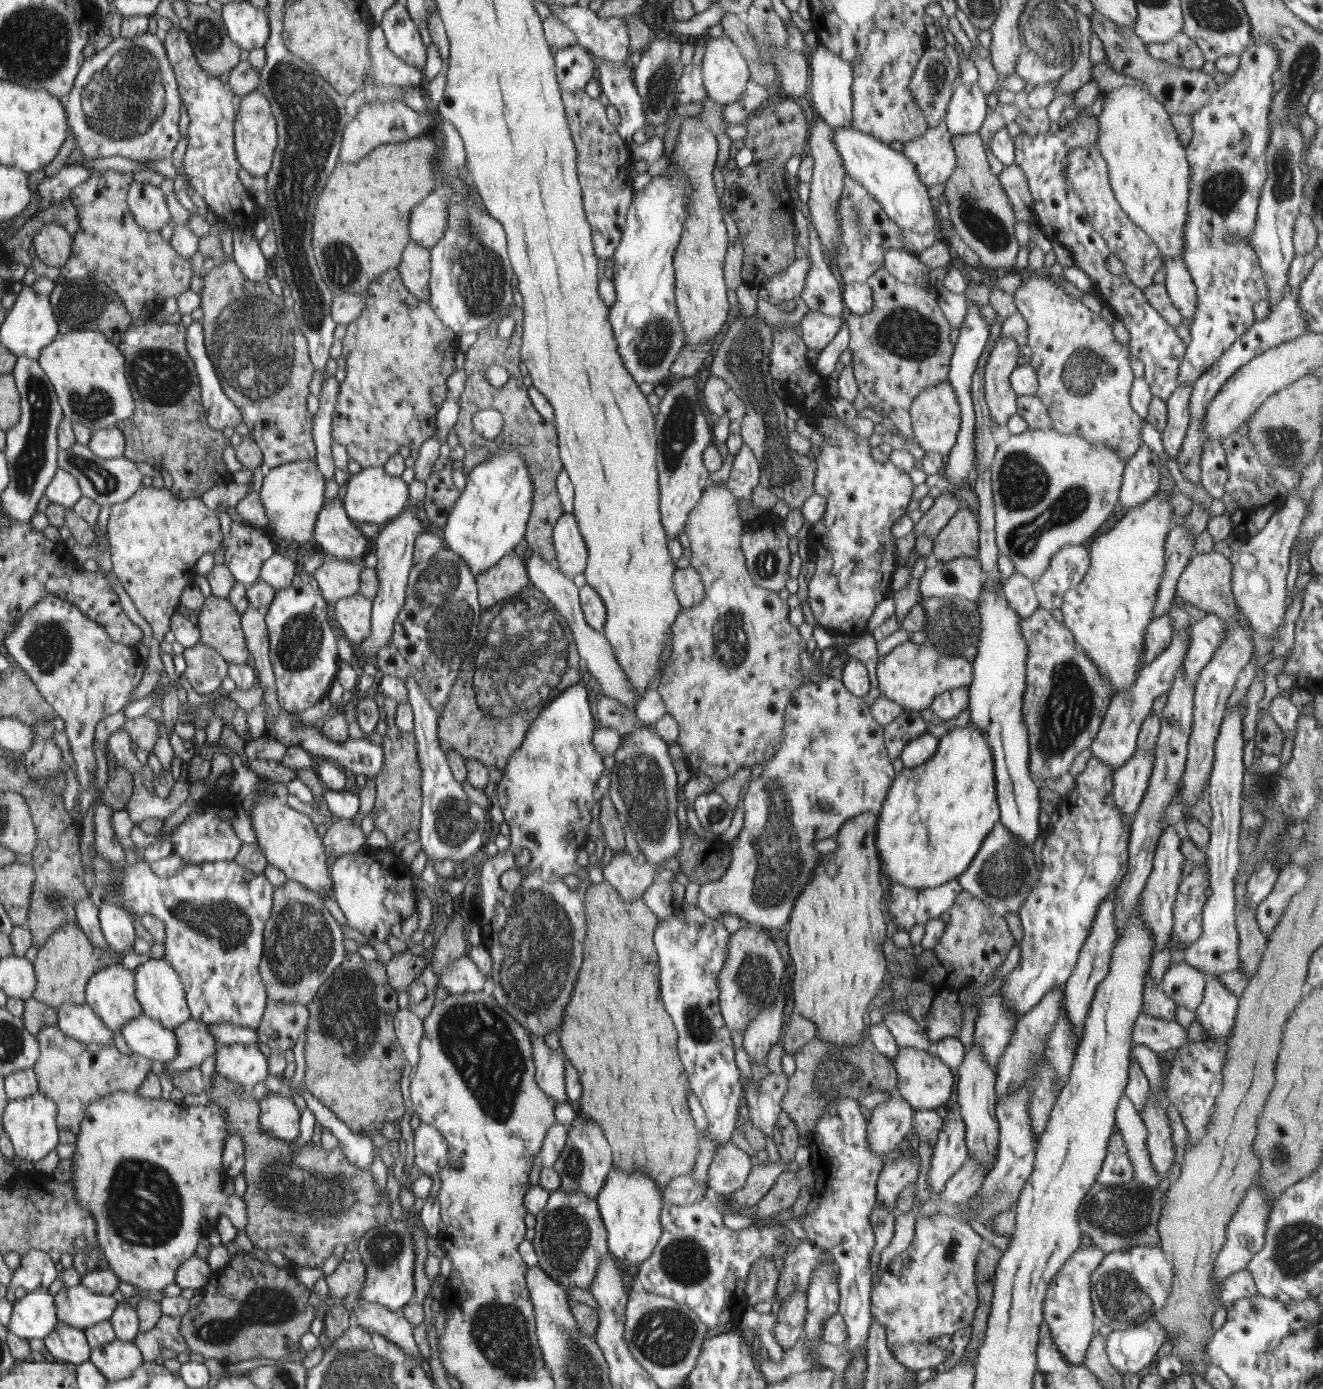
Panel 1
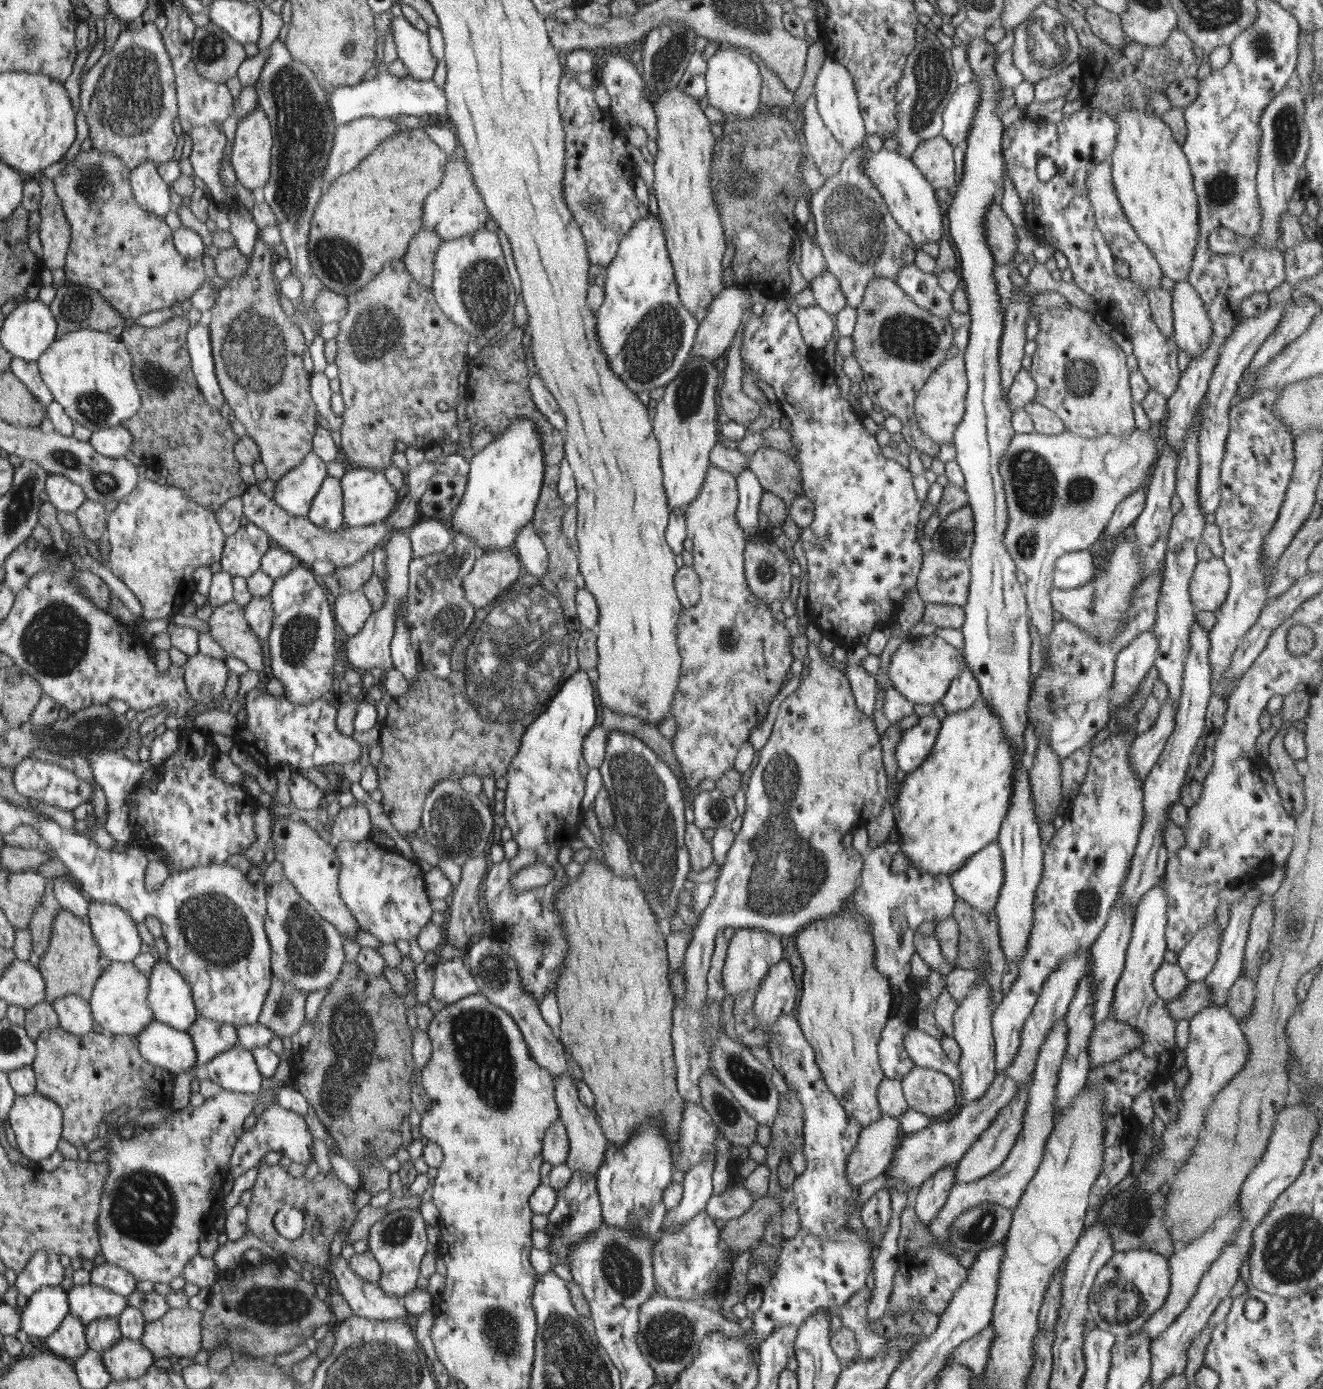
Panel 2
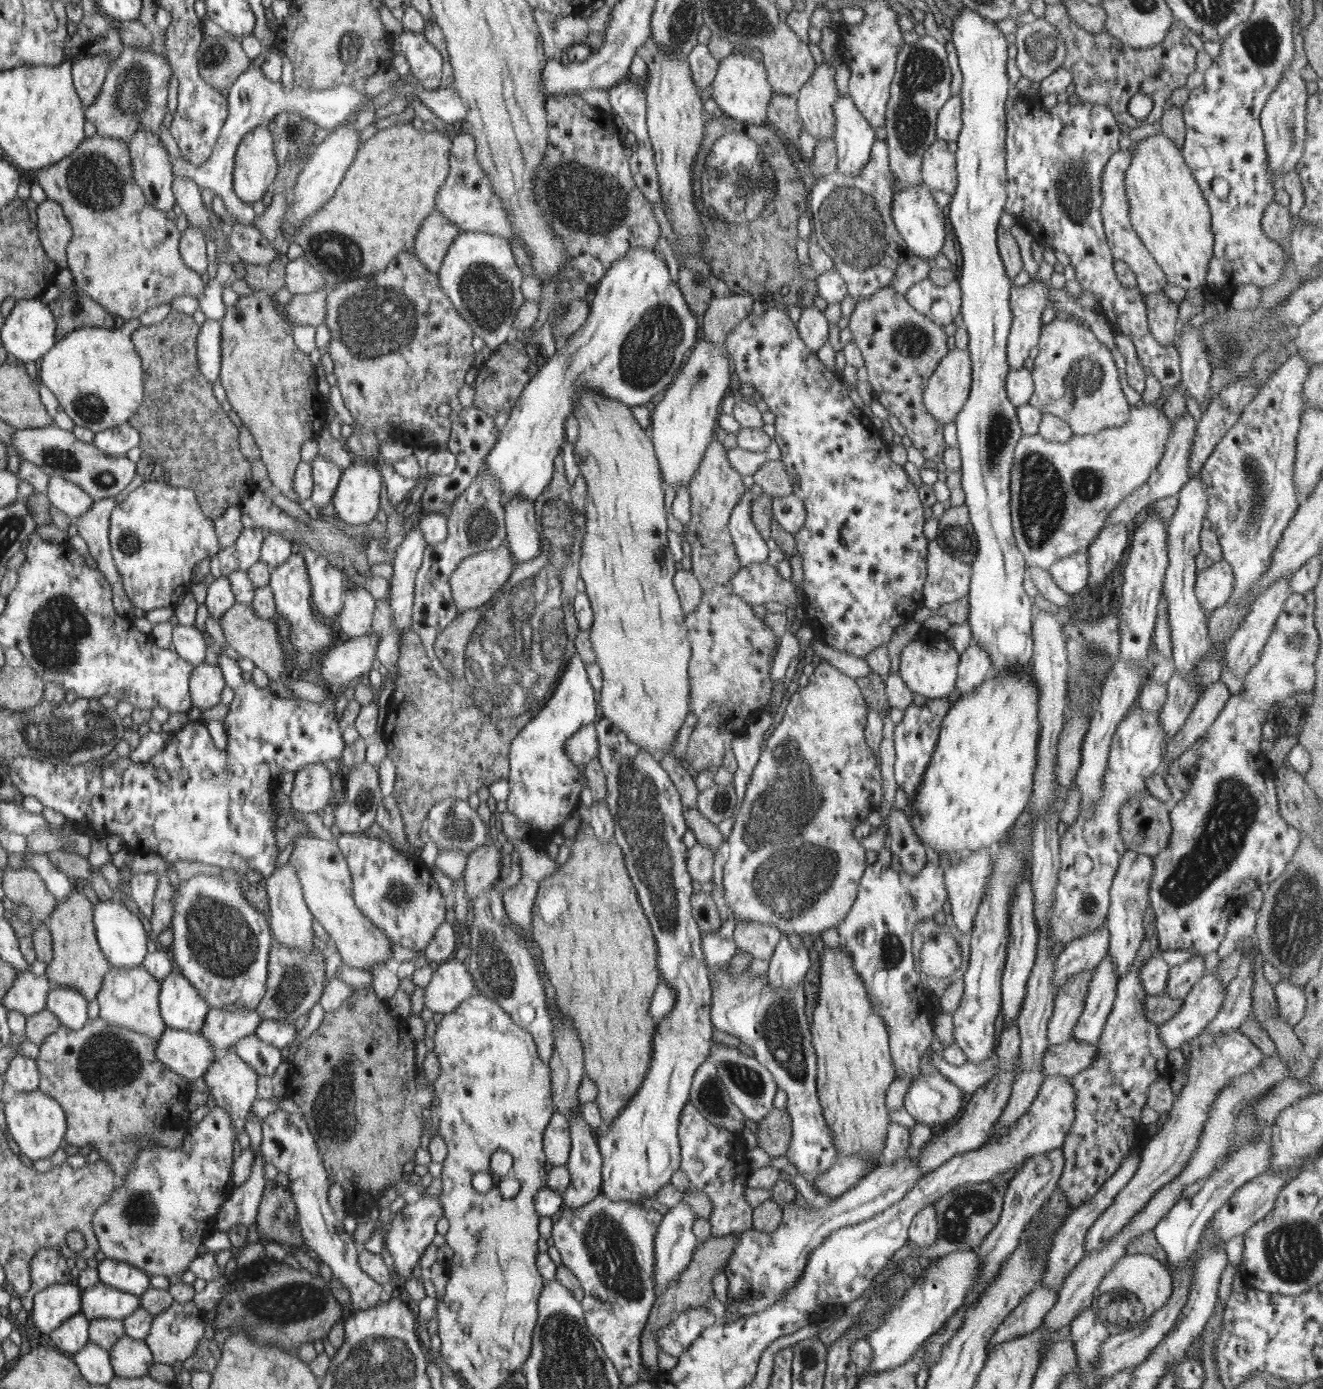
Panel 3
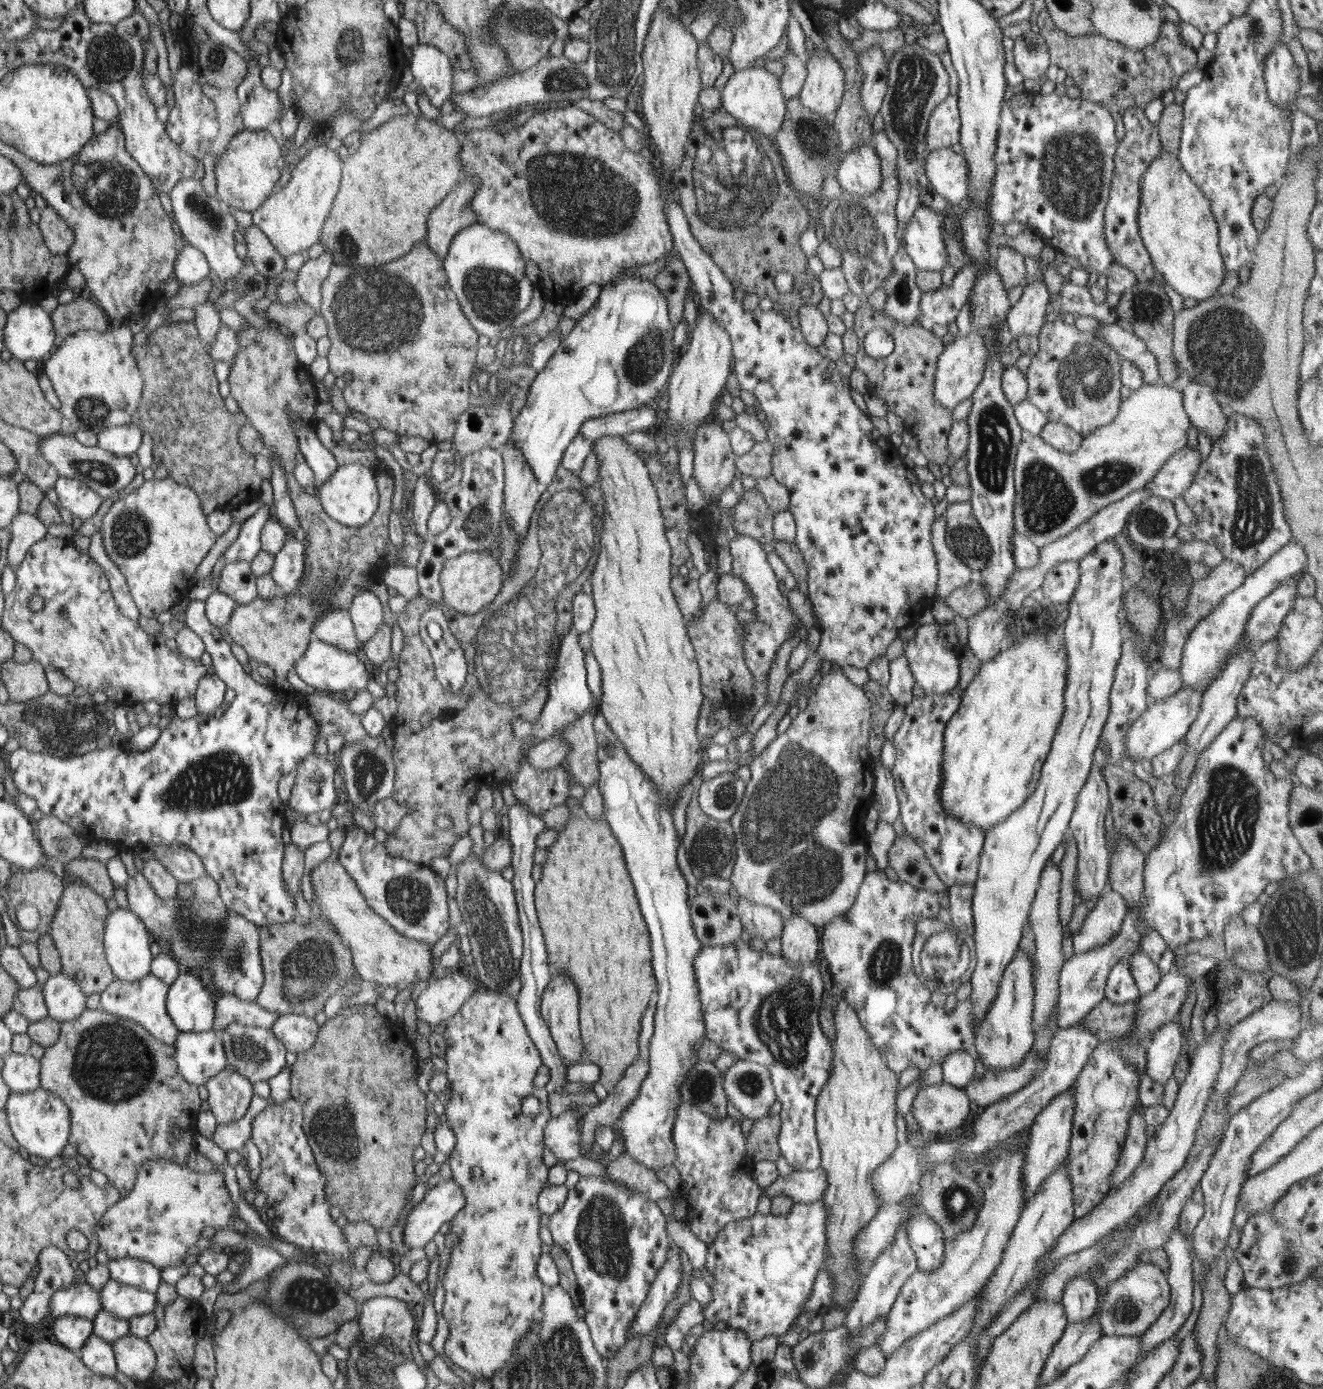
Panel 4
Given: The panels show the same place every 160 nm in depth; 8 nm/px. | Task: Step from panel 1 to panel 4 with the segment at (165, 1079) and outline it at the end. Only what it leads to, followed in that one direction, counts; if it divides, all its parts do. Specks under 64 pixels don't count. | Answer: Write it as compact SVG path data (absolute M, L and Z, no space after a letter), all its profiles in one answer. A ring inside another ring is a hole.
M235 994L222 995L216 1007L213 1030L220 1033L233 1022L239 1022L247 1027L270 1029L278 1017L277 1012L270 1012L262 1008L257 1001L244 1000Z

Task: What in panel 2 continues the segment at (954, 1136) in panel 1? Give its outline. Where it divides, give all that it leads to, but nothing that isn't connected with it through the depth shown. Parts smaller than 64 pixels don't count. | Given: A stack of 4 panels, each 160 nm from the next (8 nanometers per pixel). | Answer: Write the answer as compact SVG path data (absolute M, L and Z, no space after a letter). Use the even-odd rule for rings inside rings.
M946 1165L930 1175L917 1190L914 1198L916 1214L924 1226L935 1219L937 1212L944 1206L955 1182L955 1166Z

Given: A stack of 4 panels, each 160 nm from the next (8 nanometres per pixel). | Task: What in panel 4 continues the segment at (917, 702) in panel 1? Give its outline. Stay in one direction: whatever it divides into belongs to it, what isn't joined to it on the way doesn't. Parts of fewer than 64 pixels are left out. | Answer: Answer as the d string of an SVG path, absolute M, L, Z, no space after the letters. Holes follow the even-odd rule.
M953 621L934 622L927 625L918 625L917 629L916 636L908 642L908 647L904 651L915 684L921 686L927 694L950 692L958 685L958 680L960 680L958 668L961 648L955 624L953 624Z

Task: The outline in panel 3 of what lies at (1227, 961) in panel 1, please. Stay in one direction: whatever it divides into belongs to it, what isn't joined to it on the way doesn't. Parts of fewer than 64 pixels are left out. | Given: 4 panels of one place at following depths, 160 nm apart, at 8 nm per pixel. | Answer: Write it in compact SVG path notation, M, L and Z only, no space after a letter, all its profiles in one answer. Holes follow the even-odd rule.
M1203 955L1192 957L1184 961L1183 964L1170 968L1164 995L1175 999L1185 999L1191 988L1200 981L1204 969L1206 969L1206 966L1204 966Z

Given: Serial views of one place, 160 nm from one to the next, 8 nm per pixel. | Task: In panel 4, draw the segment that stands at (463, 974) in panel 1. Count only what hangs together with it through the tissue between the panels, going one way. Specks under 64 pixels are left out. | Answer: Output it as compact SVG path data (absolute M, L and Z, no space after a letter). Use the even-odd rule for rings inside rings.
M440 972L416 999L417 1019L428 1022L434 1028L442 1020L458 1014L464 1002L471 998L472 992L474 986L466 976Z

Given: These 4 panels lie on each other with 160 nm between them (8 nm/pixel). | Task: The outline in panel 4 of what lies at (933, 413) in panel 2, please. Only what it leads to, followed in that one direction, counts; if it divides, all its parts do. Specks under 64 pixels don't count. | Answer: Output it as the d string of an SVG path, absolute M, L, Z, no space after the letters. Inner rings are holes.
M973 329L966 335L957 335L951 344L945 346L943 354L938 357L934 382L934 399L951 411L961 402L968 400L984 378L988 364L988 350L985 341Z

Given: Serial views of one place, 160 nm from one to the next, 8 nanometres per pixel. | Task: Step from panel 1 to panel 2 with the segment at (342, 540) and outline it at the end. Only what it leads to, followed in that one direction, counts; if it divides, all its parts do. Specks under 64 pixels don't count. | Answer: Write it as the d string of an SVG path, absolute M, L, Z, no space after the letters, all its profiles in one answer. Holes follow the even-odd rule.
M327 475L319 495L314 498L307 517L320 528L328 532L343 530L343 488L341 479Z

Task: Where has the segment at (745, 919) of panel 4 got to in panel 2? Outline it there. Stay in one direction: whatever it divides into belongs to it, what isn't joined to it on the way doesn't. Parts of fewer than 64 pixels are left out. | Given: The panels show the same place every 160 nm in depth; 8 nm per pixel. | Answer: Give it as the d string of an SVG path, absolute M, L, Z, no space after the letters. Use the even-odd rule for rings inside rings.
M760 928L735 929L728 943L724 969L722 970L722 983L725 992L730 996L740 996L748 992L757 993L768 970L784 956L784 948L780 935L772 934Z

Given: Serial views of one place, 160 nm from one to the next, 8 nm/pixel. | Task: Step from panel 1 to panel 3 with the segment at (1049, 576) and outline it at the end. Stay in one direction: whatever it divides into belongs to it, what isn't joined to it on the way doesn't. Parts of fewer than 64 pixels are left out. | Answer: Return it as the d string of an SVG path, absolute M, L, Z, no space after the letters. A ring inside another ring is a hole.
M1080 550L1058 559L1048 571L1064 592L1076 594L1088 584L1089 556L1085 550Z

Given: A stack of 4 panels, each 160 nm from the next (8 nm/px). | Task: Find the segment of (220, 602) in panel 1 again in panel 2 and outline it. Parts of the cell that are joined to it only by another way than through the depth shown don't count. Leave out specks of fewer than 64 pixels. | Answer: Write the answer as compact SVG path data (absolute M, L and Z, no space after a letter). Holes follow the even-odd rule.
M234 600L213 607L208 621L210 635L227 656L243 660L250 670L264 670L260 638L246 619L246 609Z

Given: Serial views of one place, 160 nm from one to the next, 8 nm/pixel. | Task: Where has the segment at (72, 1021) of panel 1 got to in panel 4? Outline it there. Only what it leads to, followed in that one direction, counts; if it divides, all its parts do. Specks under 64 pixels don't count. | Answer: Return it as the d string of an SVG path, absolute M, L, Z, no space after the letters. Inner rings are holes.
M62 972L50 975L47 982L41 985L47 1011L50 1017L61 1023L79 1018L86 1008L86 996L80 990L78 984L74 984L74 980Z

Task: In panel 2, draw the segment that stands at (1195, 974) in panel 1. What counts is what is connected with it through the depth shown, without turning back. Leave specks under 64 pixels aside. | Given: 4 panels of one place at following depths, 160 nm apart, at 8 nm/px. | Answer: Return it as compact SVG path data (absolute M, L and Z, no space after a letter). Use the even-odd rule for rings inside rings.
M1162 963L1153 979L1157 995L1167 1002L1182 996L1188 984L1188 978L1178 963Z

